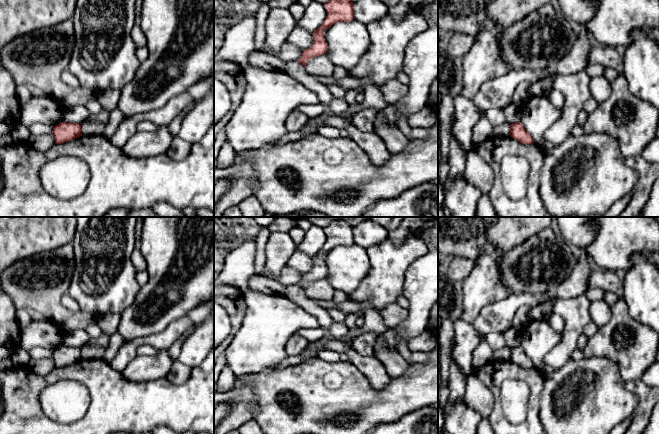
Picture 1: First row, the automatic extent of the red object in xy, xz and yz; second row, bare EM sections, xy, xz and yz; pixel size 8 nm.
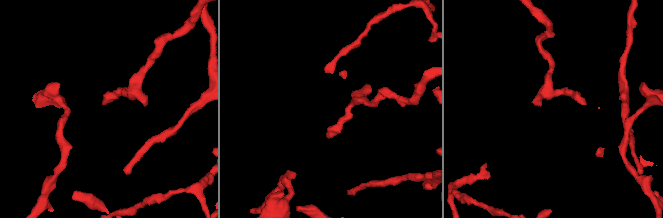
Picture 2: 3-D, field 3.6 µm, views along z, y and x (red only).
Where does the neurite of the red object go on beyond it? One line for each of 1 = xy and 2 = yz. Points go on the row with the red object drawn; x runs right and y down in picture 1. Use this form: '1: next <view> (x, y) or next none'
1: next none
2: next none

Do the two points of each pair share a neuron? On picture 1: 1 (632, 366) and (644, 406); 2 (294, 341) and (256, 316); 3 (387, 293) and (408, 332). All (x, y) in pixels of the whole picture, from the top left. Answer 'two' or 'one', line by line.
1: two
2: two
3: two

